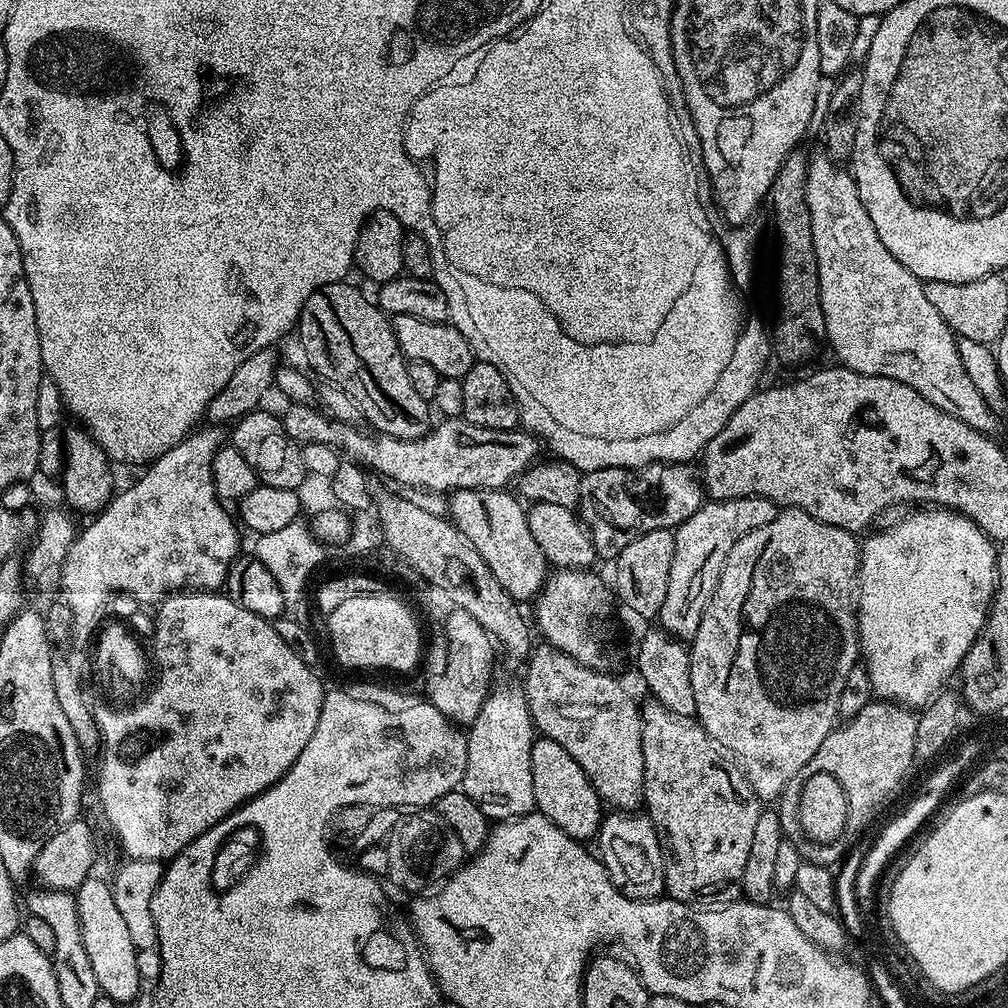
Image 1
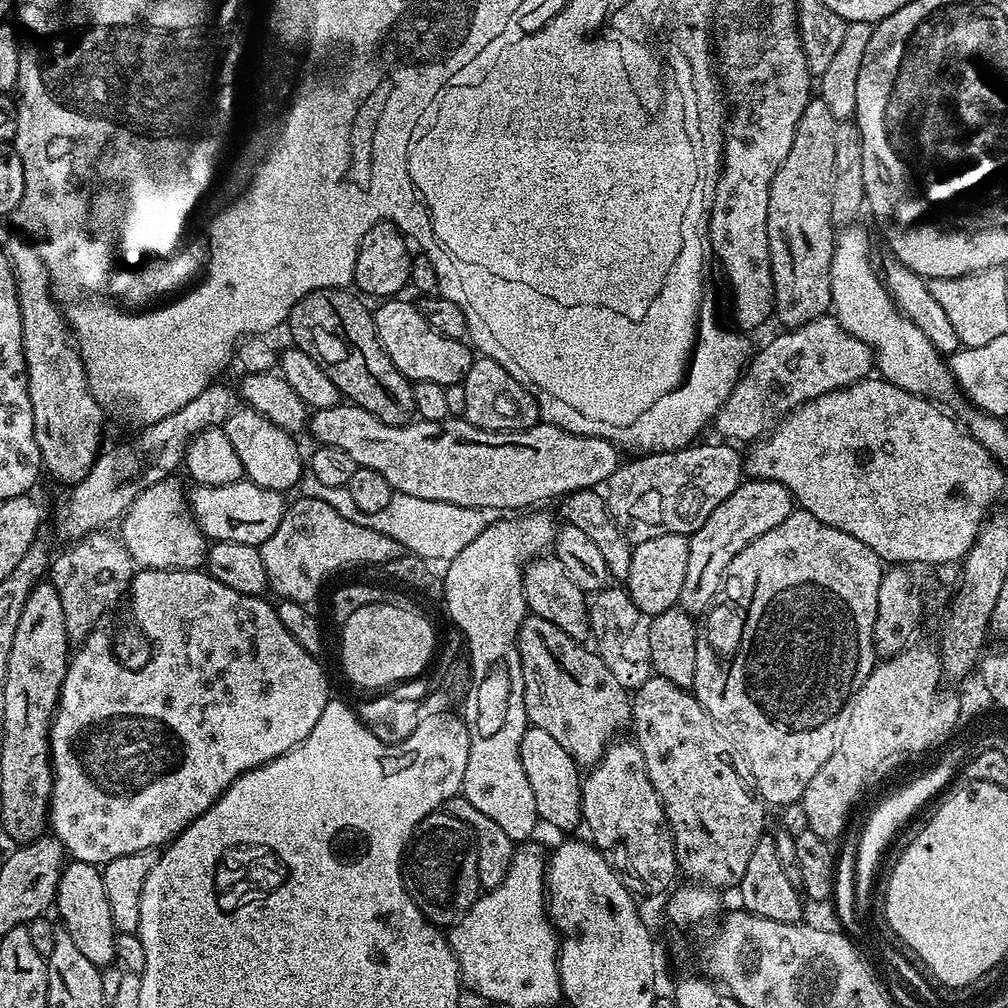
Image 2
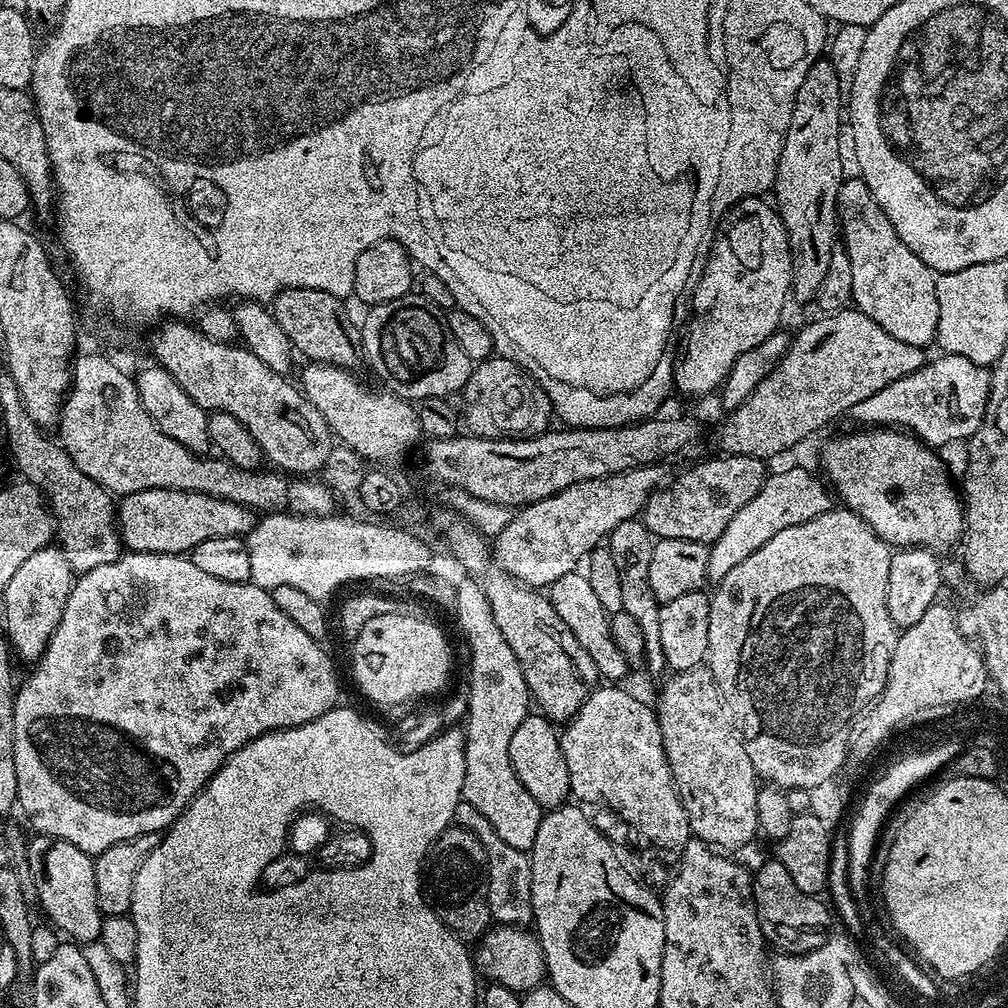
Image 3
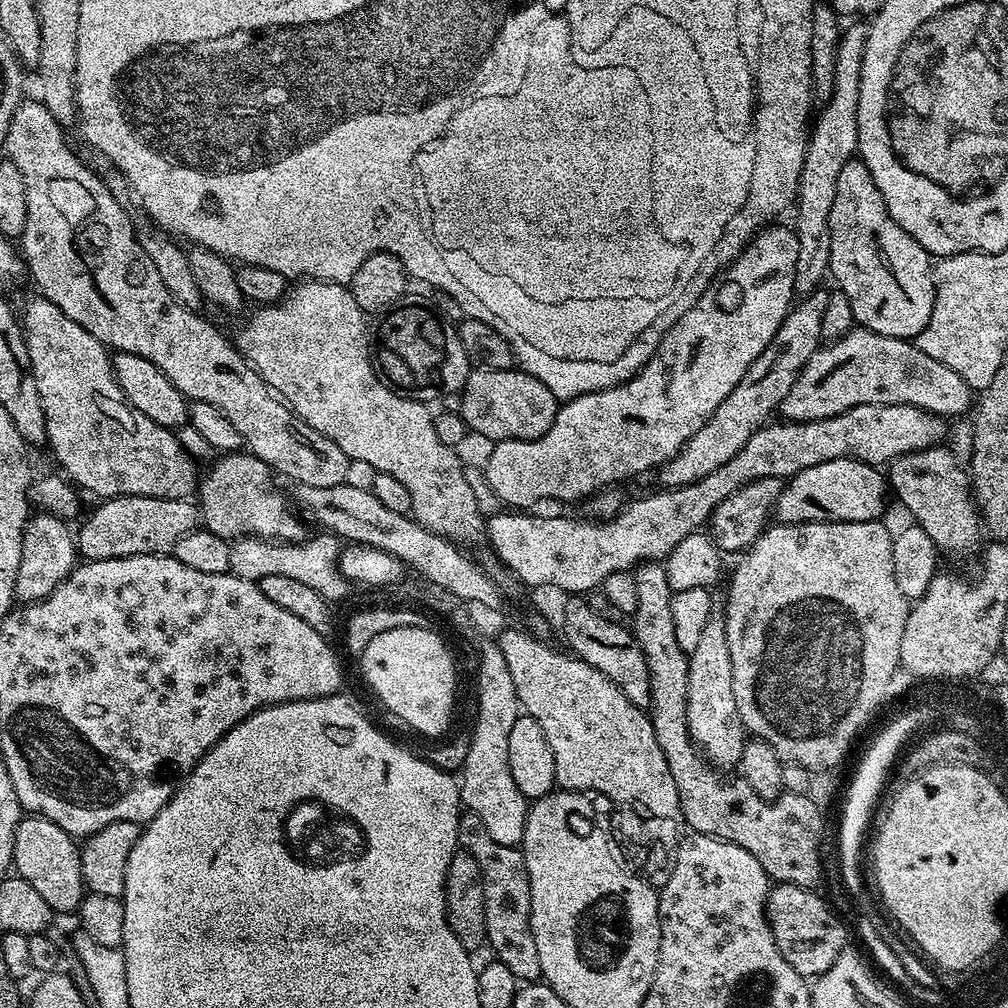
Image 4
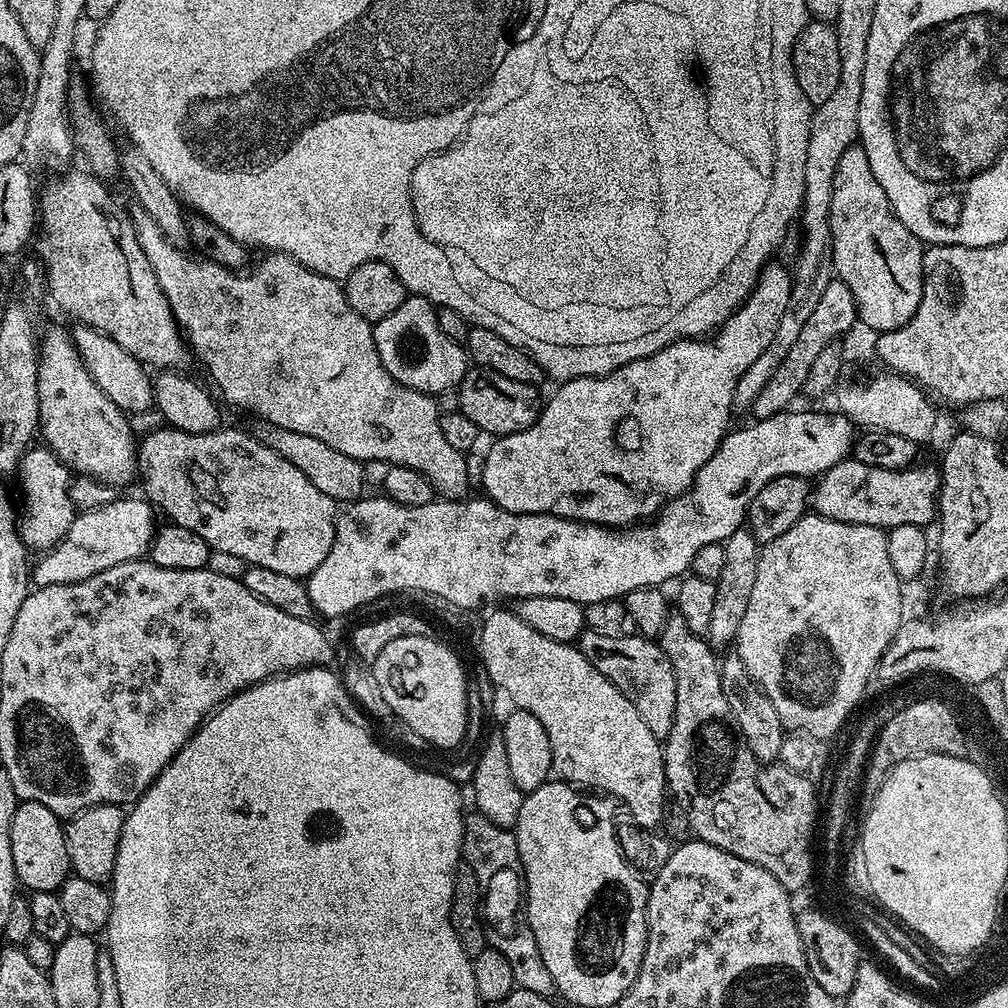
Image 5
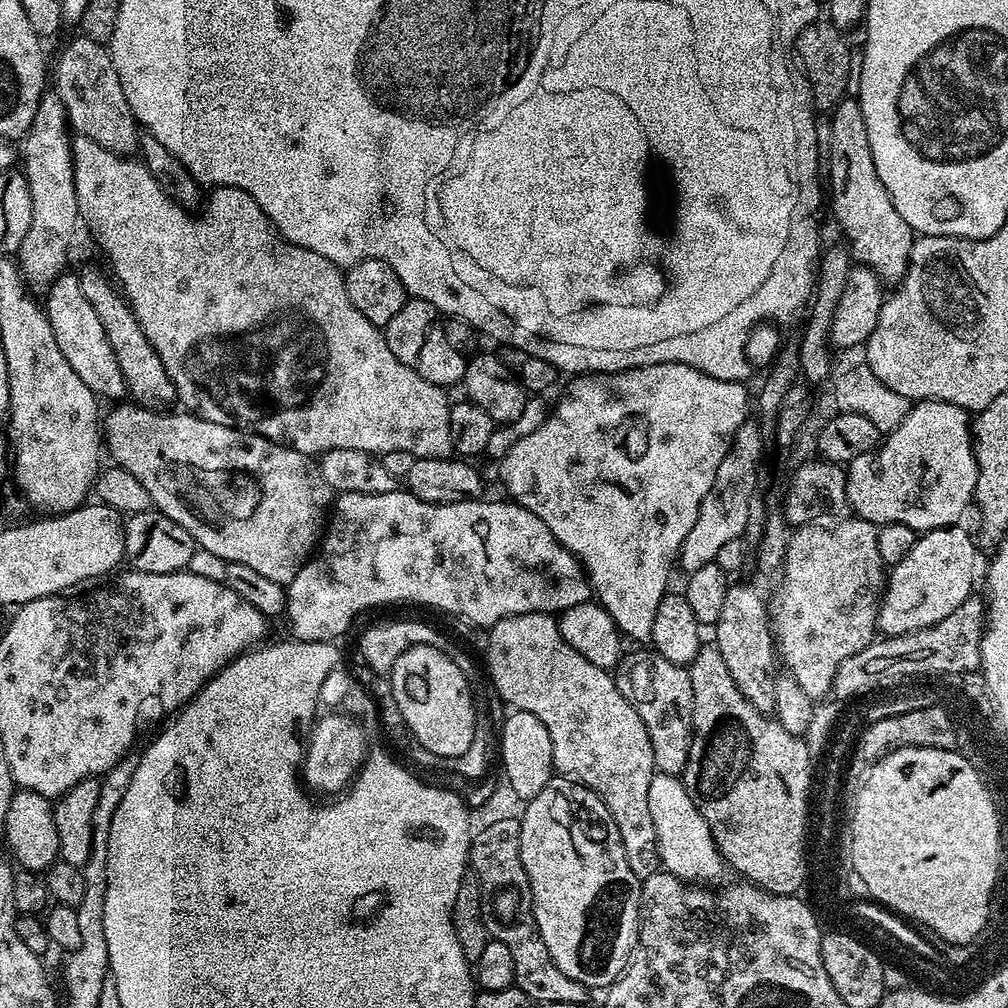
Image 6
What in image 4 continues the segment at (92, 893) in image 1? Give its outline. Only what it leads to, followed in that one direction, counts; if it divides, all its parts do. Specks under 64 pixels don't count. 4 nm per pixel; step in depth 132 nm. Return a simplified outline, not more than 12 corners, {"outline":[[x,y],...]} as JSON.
{"outline":[[25,815],[12,862],[53,913],[86,895],[77,841]]}

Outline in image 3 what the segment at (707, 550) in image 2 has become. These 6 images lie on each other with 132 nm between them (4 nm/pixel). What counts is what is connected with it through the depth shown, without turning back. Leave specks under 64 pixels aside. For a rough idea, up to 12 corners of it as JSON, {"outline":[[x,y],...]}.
{"outline":[[784,468],[708,548],[718,582],[798,522],[833,508],[829,485]]}

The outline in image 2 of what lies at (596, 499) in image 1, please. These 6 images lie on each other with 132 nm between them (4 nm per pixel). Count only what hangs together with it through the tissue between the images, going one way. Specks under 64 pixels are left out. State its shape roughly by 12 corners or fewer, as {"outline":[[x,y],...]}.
{"outline":[[739,447],[621,463],[610,514],[634,546],[691,536],[745,479]]}

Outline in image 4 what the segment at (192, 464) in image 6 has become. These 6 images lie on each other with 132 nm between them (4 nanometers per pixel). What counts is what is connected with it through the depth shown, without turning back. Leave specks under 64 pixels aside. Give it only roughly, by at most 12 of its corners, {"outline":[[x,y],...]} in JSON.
{"outline":[[247,450],[198,480],[203,527],[303,541],[274,473]]}

